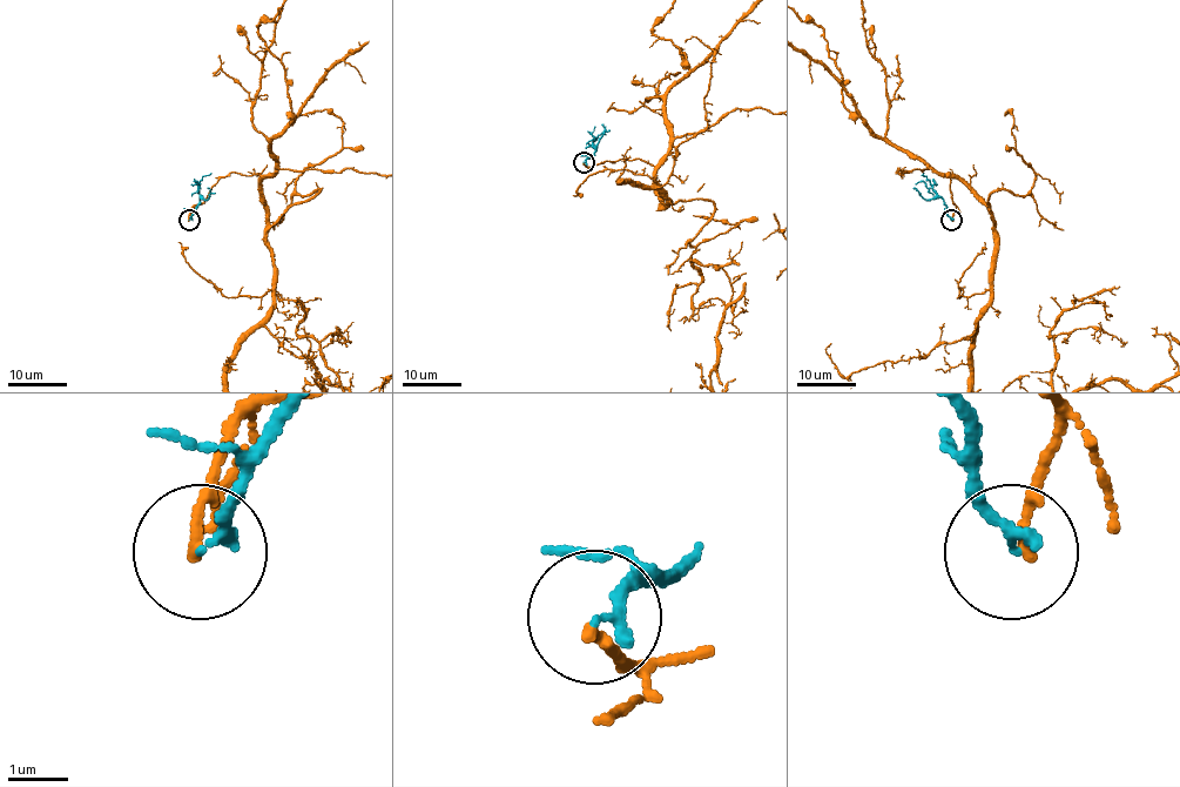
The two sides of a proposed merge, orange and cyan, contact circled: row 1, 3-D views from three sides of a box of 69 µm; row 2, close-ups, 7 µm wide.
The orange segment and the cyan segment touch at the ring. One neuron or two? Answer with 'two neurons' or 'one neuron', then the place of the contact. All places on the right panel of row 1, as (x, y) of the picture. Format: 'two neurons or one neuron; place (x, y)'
two neurons; place (951, 220)

